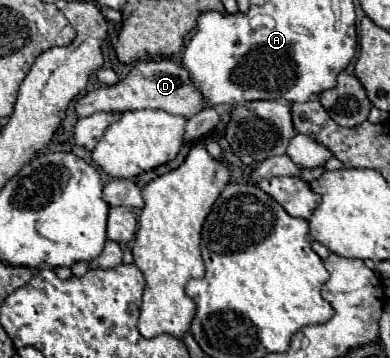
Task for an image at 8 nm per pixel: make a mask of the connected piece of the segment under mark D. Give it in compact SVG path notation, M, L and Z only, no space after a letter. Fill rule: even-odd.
M163 58L163 60L139 60L135 64L135 70L131 70L127 78L123 78L113 86L101 86L85 94L75 106L79 116L91 116L93 112L101 112L101 110L127 112L127 110L141 110L141 108L159 108L189 120L197 112L207 108L207 100L199 92L199 88L189 80L189 72L181 64Z

